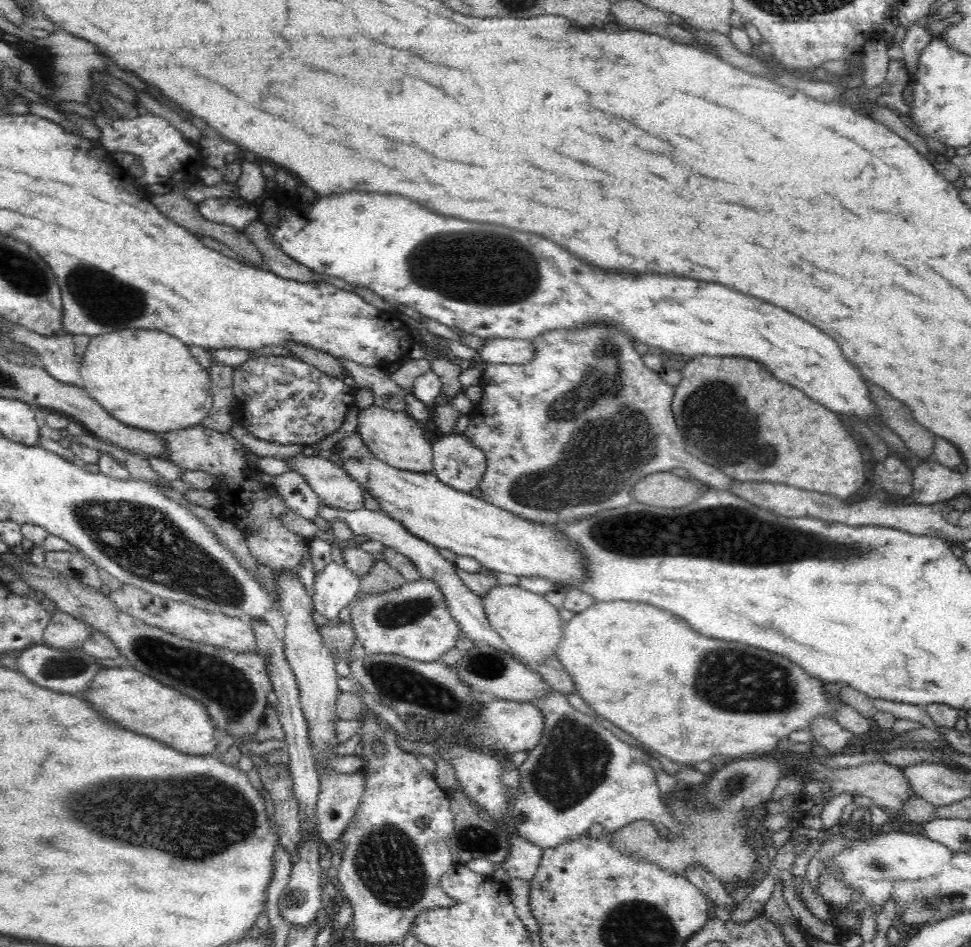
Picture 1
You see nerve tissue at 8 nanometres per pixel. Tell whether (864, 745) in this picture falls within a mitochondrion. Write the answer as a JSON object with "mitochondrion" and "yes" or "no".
{"mitochondrion":"no"}

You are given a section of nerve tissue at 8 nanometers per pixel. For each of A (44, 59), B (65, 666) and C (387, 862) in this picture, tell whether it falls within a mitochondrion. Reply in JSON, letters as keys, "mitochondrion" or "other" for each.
{"A":"mitochondrion","B":"mitochondrion","C":"mitochondrion"}

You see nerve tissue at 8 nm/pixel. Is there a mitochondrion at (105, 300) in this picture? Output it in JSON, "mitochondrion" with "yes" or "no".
{"mitochondrion":"yes"}

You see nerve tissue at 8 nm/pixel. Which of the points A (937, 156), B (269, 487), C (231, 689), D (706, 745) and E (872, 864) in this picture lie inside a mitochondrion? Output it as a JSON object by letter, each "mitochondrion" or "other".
{"A":"other","B":"other","C":"mitochondrion","D":"other","E":"mitochondrion"}

